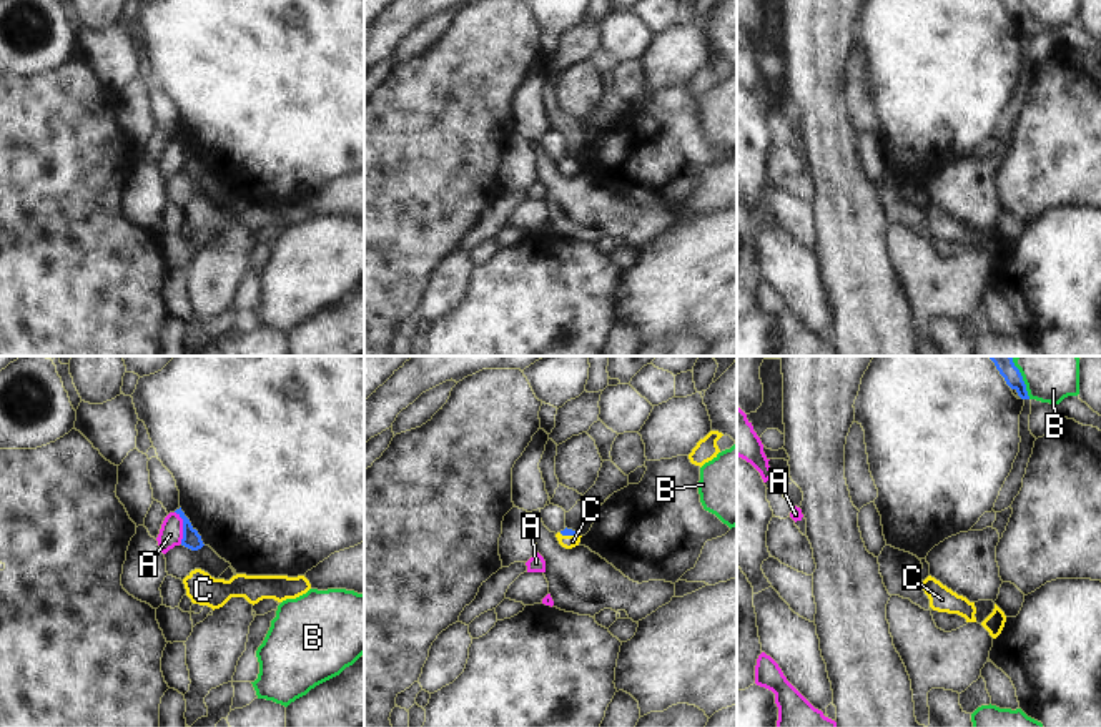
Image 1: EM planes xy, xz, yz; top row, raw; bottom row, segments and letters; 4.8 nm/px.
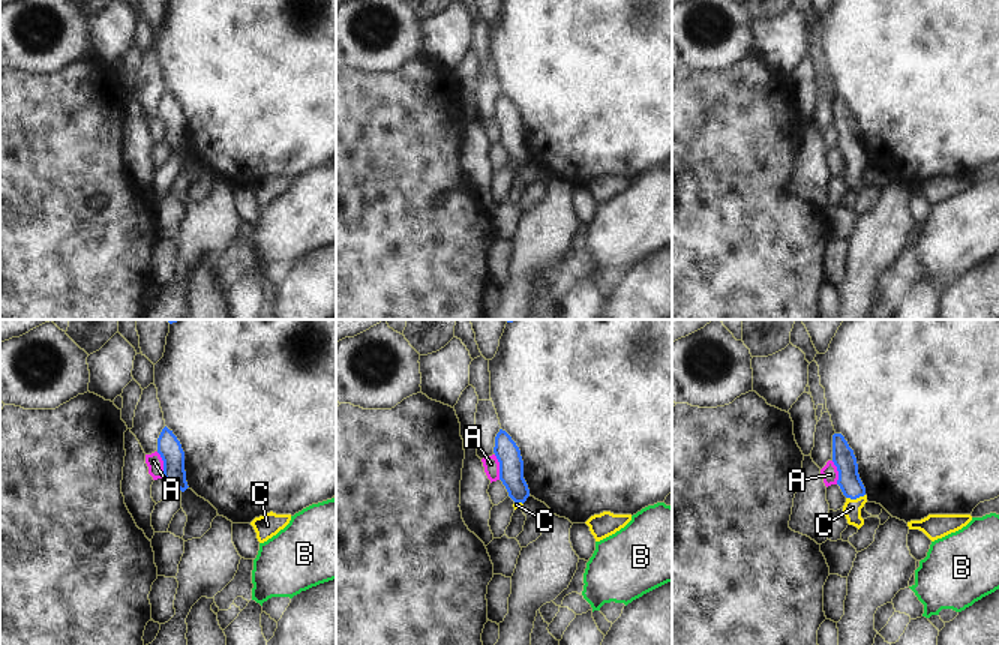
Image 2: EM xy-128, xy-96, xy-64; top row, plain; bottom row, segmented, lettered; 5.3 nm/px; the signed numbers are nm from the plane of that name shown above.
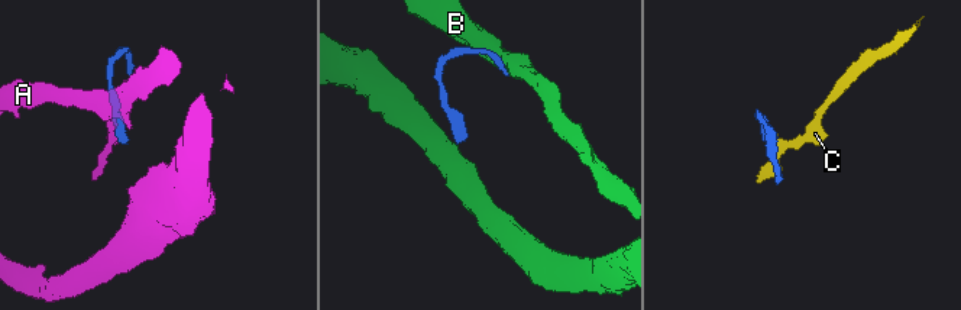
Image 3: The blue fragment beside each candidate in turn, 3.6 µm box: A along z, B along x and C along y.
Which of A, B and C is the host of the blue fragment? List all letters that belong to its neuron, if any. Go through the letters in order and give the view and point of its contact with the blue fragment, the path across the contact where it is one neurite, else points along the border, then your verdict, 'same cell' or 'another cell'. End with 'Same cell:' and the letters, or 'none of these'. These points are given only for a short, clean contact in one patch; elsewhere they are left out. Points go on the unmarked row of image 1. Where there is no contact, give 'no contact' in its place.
A: xy (183, 155) | another cell
B: yz (1025, 14) | along yz (1020, 0), (1030, 25) | another cell
C: xz (567, 162) | across xz (566, 158), (567, 162), (566, 168) | same cell
Same cell: C

